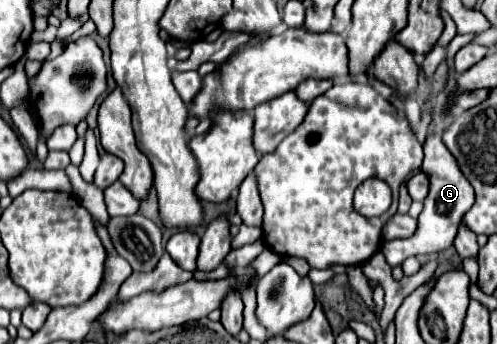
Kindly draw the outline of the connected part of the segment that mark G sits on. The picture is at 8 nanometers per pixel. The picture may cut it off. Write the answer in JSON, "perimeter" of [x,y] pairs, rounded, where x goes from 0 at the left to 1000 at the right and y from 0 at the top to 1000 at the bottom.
{"perimeter":[[[863,387],[855,404],[855,462],[847,497],[863,515],[863,567],[855,573],[855,602],[843,625],[843,660],[831,689],[823,695],[787,695],[771,706],[767,735],[775,741],[779,765],[787,776],[807,770],[819,747],[839,747],[839,741],[859,741],[859,735],[883,735],[895,730],[899,718],[911,712],[920,660],[932,637],[932,625],[944,613],[944,602],[956,584],[952,544],[928,503],[920,468],[911,462],[911,445],[891,422],[891,404],[883,387]]]}

